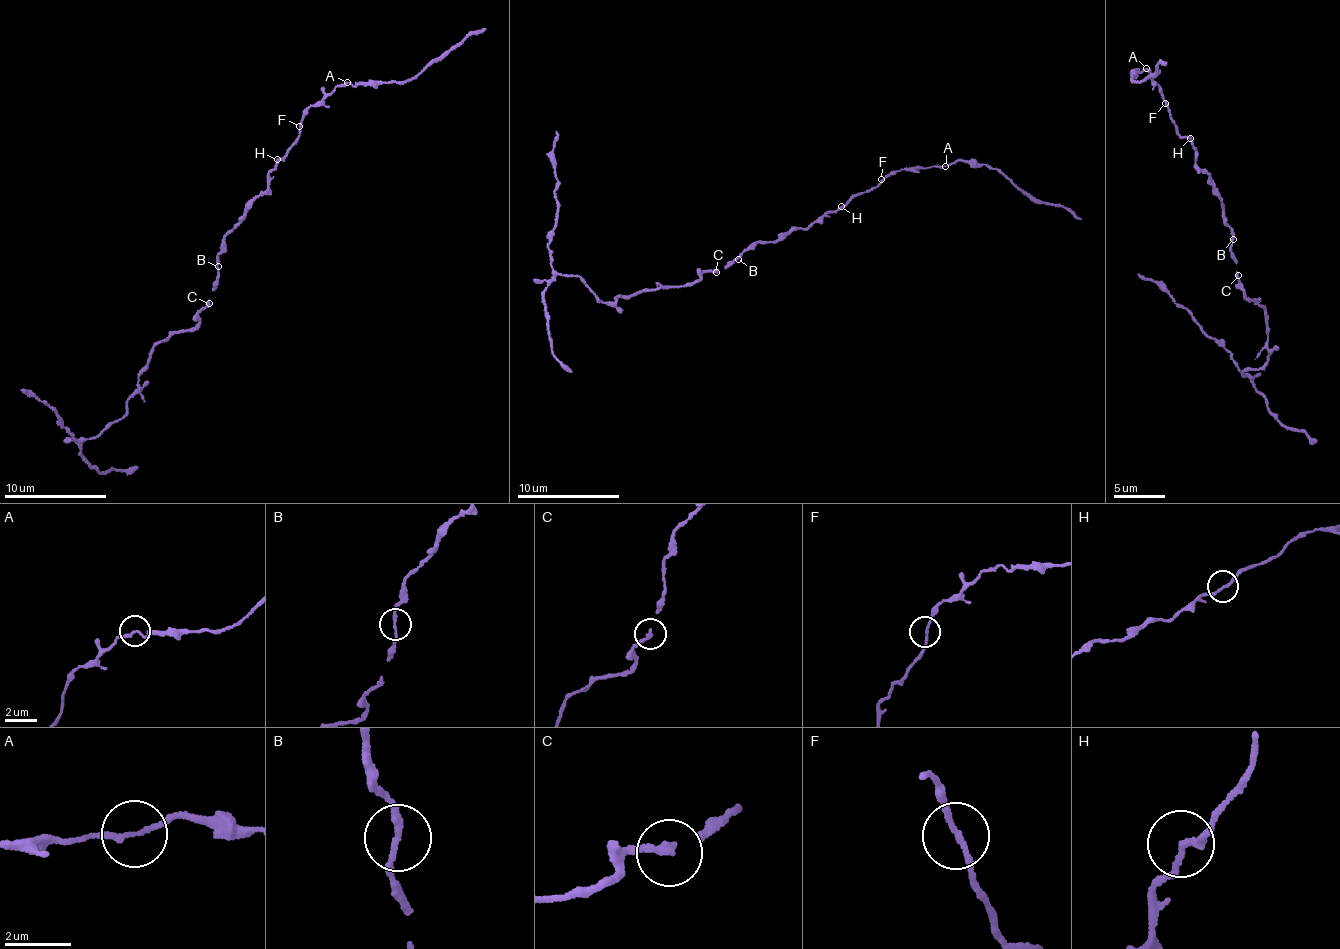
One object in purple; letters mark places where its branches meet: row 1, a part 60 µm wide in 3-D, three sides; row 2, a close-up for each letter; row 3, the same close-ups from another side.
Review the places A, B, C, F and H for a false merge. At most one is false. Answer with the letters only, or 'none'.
A

